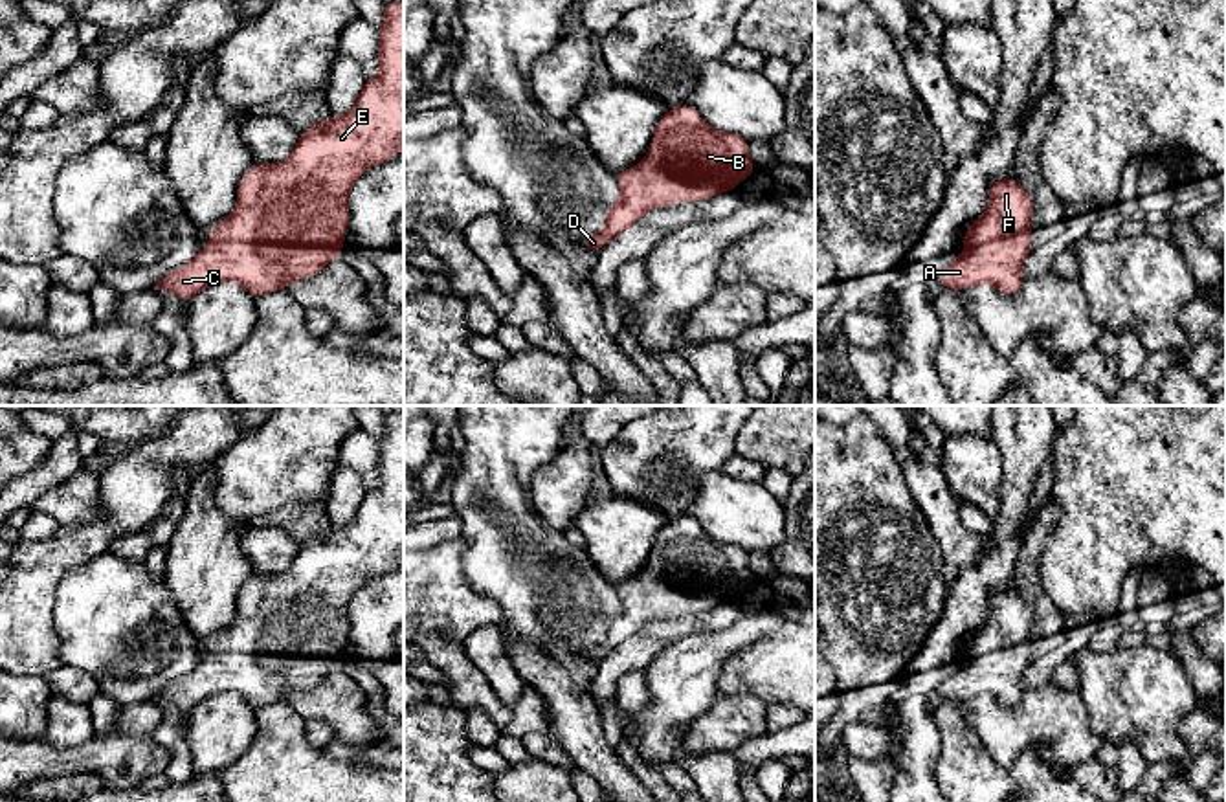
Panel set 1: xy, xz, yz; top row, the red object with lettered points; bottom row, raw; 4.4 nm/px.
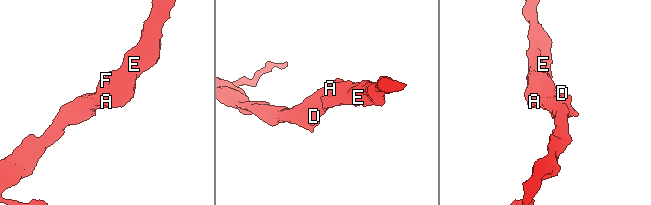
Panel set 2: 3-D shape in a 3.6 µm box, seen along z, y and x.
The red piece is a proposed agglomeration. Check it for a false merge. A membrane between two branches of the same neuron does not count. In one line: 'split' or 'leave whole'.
leave whole

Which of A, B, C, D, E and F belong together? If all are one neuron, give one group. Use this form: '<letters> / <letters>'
A B C D E F

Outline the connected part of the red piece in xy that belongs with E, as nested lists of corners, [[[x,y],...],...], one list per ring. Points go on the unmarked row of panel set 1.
[[[404,411],[384,413],[384,437],[378,440],[380,483],[367,490],[356,516],[343,527],[329,525],[325,534],[310,536],[284,573],[253,574],[237,598],[237,617],[229,628],[211,637],[211,653],[189,674],[167,683],[154,701],[171,701],[189,714],[207,697],[233,692],[253,710],[284,701],[292,692],[316,688],[330,672],[341,668],[351,620],[349,602],[354,593],[371,578],[389,573],[404,560]]]

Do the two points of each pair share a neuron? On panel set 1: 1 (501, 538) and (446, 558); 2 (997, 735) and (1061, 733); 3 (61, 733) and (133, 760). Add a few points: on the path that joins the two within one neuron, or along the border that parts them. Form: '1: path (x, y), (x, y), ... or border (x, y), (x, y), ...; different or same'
1: border (461, 540), (463, 575), (479, 593); different
2: path (1014, 733), (1045, 733); same
3: border (96, 735), (72, 747), (54, 747), (43, 738); different

